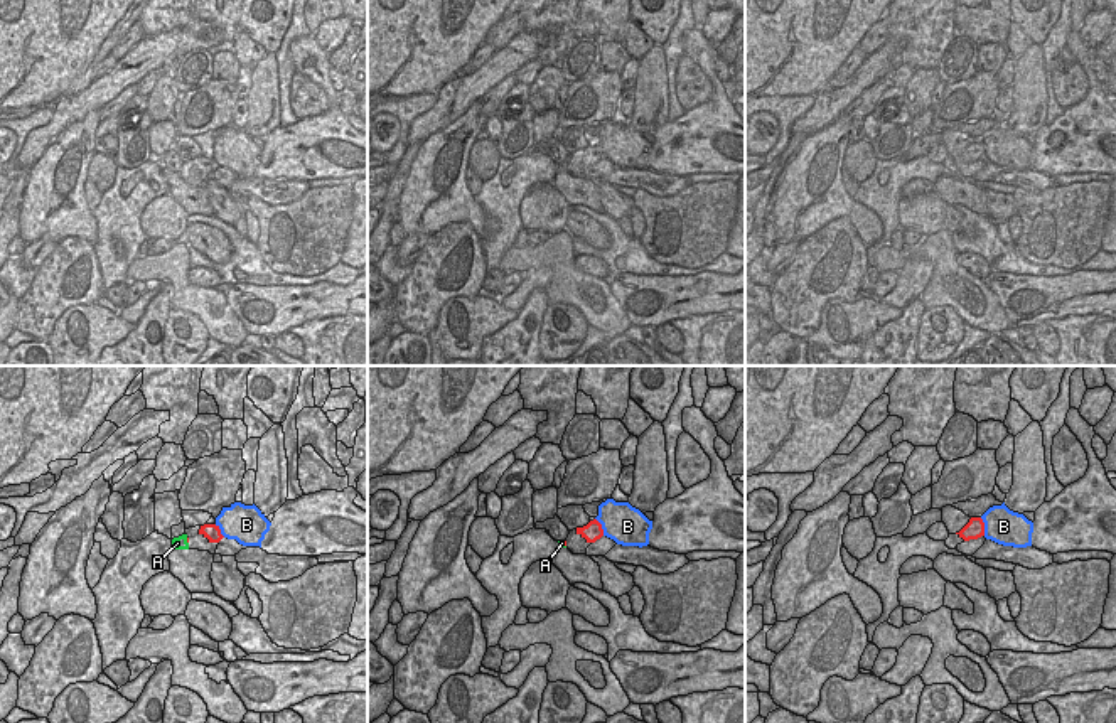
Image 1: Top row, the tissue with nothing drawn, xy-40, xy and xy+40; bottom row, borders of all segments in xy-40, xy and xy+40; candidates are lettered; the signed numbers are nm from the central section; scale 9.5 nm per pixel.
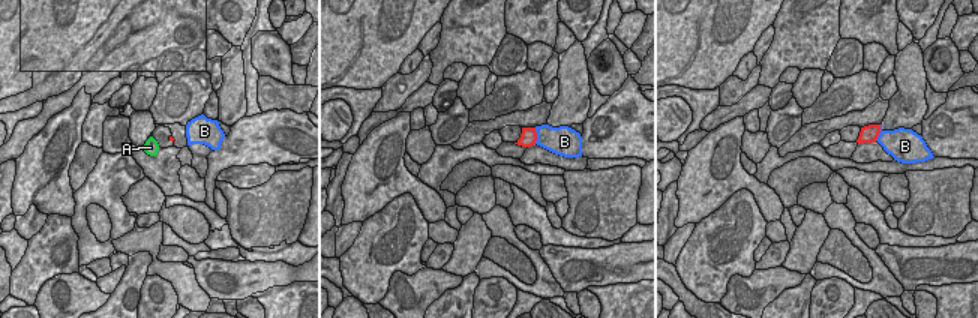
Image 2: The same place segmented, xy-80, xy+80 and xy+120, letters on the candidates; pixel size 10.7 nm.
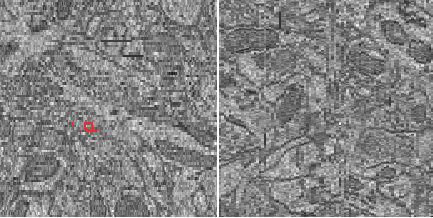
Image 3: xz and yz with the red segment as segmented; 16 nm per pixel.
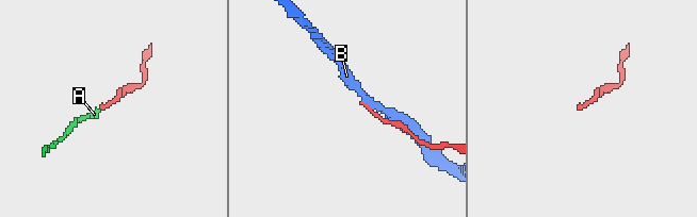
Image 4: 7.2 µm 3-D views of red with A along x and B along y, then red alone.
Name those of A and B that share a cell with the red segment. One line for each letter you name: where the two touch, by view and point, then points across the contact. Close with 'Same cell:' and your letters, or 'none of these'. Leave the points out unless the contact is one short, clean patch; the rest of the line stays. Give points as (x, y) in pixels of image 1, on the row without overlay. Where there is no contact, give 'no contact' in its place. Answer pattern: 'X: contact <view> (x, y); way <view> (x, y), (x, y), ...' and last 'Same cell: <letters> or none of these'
A: contact xy-40 (187, 164); way xy-40 (187, 160), (187, 164), (177, 166)
Same cell: A

